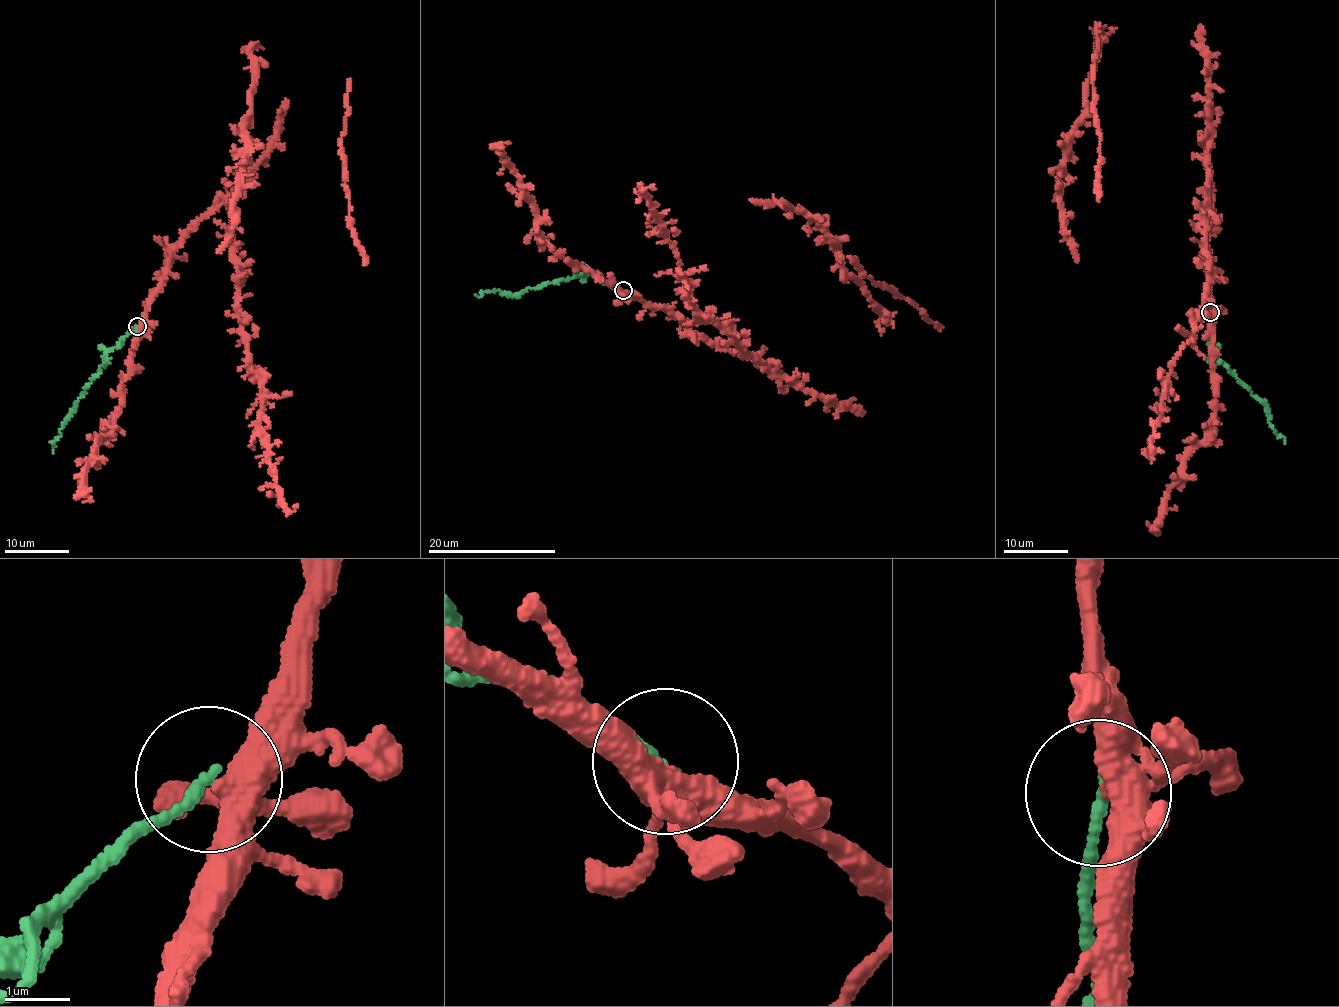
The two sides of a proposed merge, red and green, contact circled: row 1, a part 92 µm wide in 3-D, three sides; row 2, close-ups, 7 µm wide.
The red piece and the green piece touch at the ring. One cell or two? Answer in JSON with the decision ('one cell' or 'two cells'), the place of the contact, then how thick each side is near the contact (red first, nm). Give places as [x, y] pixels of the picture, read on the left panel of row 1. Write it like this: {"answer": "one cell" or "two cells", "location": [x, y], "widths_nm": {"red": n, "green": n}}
{"answer": "two cells", "location": [137, 326], "widths_nm": {"red": 360, "green": 160}}

